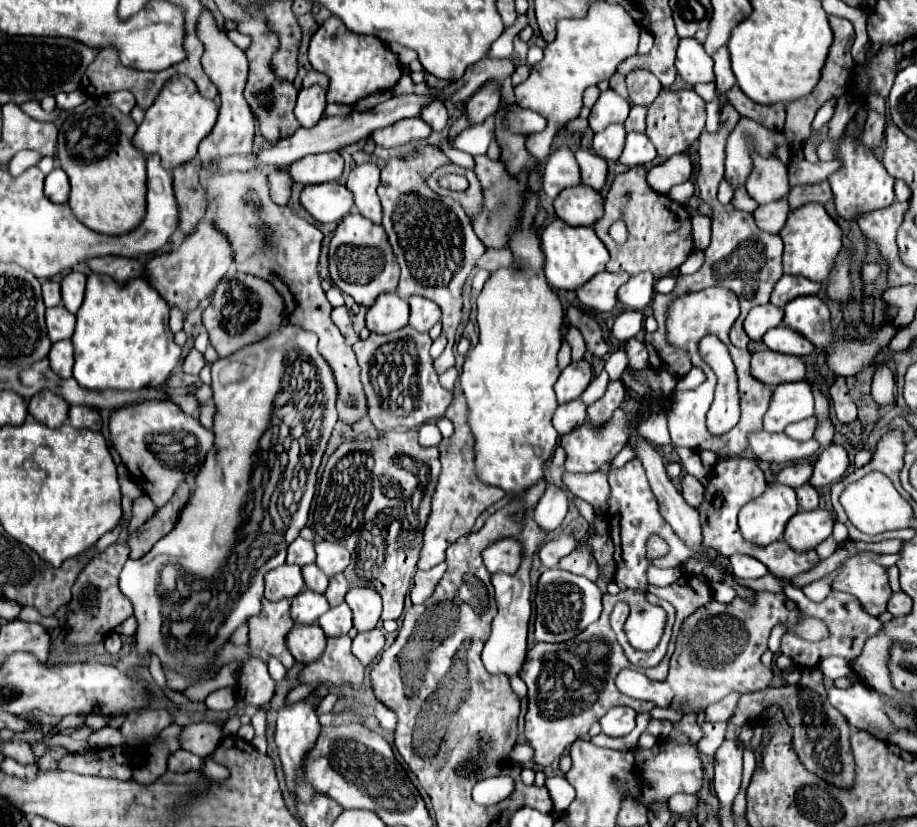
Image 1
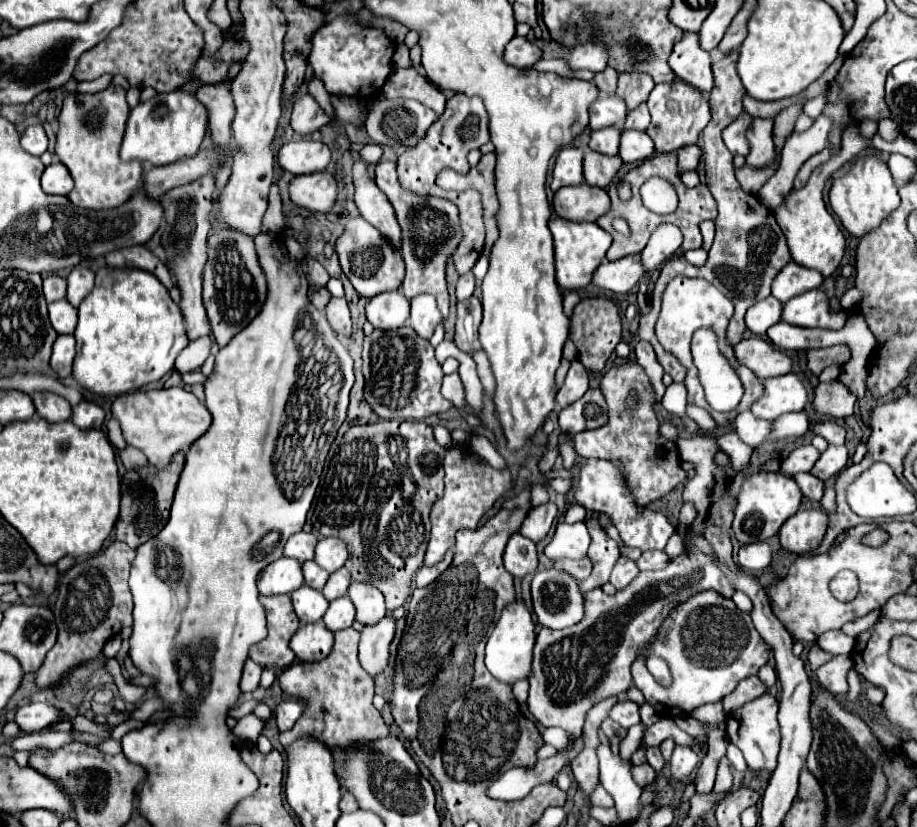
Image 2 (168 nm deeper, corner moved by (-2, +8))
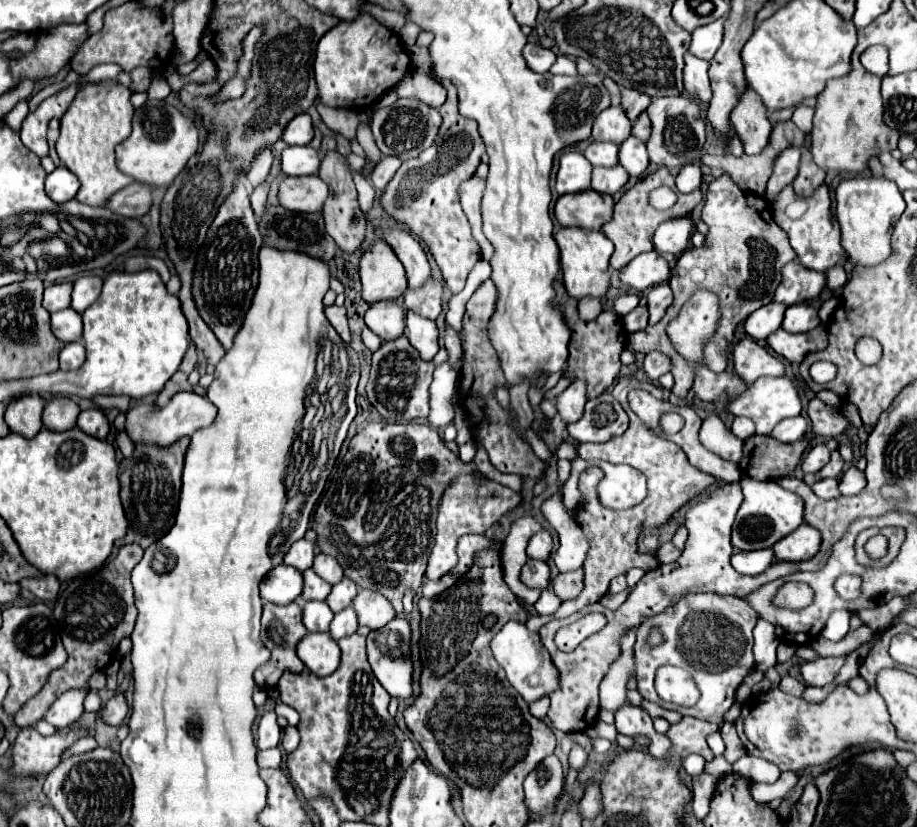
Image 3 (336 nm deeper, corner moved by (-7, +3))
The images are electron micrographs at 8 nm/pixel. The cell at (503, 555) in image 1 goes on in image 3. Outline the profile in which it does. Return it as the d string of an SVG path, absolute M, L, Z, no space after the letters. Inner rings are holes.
M528 559L522 567L522 575L520 575L522 583L528 587L540 587L546 589L550 585L550 571L548 565L544 561L534 561Z

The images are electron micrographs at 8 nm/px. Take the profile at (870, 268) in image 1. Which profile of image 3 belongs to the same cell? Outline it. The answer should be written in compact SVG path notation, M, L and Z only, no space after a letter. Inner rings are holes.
M838 263L836 267L828 269L828 271L826 271L826 281L828 281L828 287L830 287L830 289L840 289L840 287L844 287L844 283L846 283L844 265Z

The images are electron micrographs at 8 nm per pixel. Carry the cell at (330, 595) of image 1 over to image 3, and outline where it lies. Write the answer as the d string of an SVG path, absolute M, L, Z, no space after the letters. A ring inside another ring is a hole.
M342 579L340 583L336 583L332 587L332 593L328 595L326 603L330 605L330 609L334 613L338 613L338 611L346 609L354 597L356 597L356 583L352 583L350 579Z

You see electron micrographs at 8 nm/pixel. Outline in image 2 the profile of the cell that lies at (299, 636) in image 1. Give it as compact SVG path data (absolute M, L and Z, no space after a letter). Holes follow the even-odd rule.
M323 622L303 624L289 642L295 656L303 662L319 662L329 656L333 648L333 632Z

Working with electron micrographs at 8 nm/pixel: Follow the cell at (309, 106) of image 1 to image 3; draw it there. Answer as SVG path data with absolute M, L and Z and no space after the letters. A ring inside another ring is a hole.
M300 113L296 115L288 127L284 129L282 139L288 145L308 145L314 137L314 127L312 127L312 117L308 113Z

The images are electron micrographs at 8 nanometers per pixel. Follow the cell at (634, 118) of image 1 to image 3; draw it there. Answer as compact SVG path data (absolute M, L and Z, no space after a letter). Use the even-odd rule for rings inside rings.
M642 113L642 115L634 121L634 125L632 125L632 135L638 137L638 139L642 139L642 141L646 141L646 139L650 137L650 129L652 129L650 119L648 119L646 113Z

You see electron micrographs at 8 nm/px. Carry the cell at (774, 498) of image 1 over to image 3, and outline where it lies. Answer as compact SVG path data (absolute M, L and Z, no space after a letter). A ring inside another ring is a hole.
M742 475L740 487L744 493L744 503L738 509L734 527L732 527L732 545L742 551L756 551L772 547L776 541L792 533L804 515L804 501L792 491L782 489L774 481L756 481L748 475Z

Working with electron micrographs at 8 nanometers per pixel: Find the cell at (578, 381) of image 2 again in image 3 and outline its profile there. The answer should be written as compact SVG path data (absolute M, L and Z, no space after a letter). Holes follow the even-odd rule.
M574 379L570 387L558 395L556 401L558 413L562 415L564 423L578 421L584 413L584 405L586 405L586 383L580 379Z

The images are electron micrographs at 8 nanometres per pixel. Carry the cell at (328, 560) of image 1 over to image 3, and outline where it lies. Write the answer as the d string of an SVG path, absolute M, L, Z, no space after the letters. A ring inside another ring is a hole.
M318 553L318 555L316 555L312 569L314 569L322 579L326 579L330 585L336 585L336 583L344 577L344 569L340 567L340 563L336 563L336 559L332 559L330 555L324 555L324 553Z

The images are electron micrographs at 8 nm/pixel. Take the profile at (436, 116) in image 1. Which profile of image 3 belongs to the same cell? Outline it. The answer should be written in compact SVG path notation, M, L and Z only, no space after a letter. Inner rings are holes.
M408 73L394 87L394 91L398 93L398 97L416 97L436 109L442 107L446 101L444 87L436 79L432 79L428 75L418 75L418 73Z

